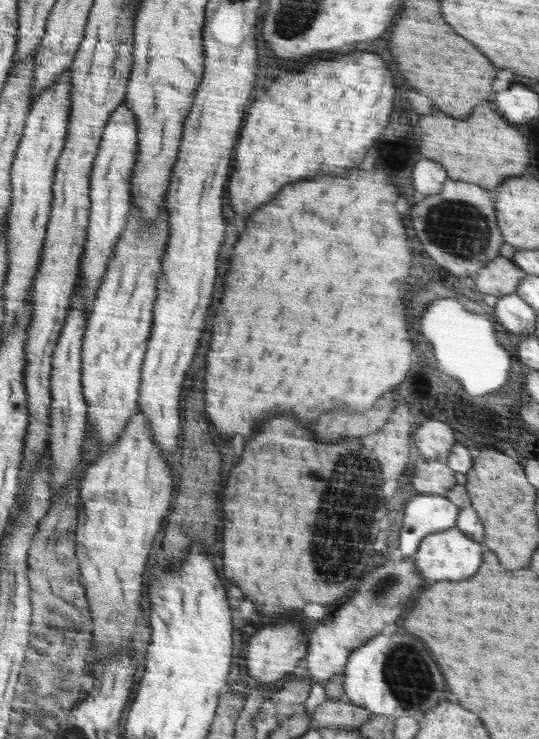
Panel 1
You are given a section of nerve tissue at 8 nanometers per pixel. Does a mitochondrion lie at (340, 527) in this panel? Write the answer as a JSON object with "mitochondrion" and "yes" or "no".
{"mitochondrion":"yes"}

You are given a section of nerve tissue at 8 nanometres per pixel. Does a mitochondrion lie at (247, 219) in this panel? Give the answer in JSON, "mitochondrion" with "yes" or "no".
{"mitochondrion":"no"}

